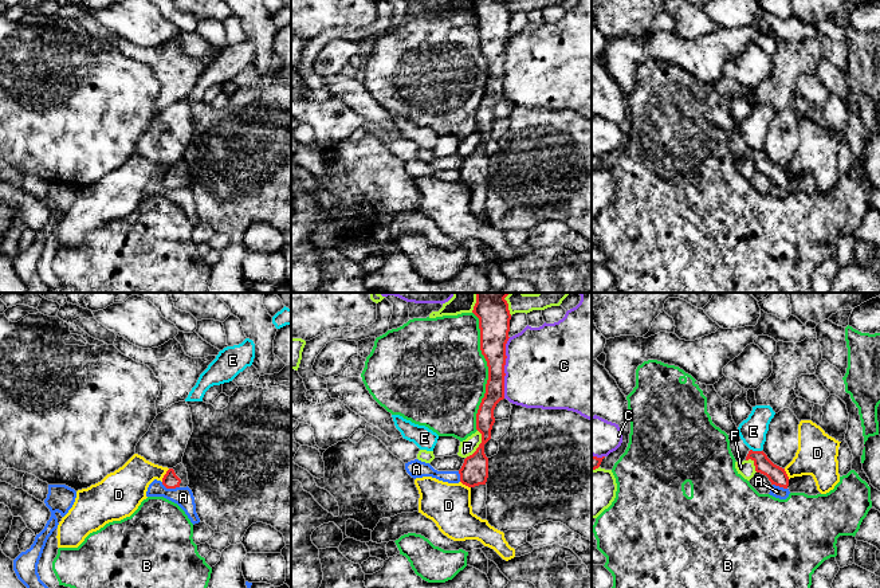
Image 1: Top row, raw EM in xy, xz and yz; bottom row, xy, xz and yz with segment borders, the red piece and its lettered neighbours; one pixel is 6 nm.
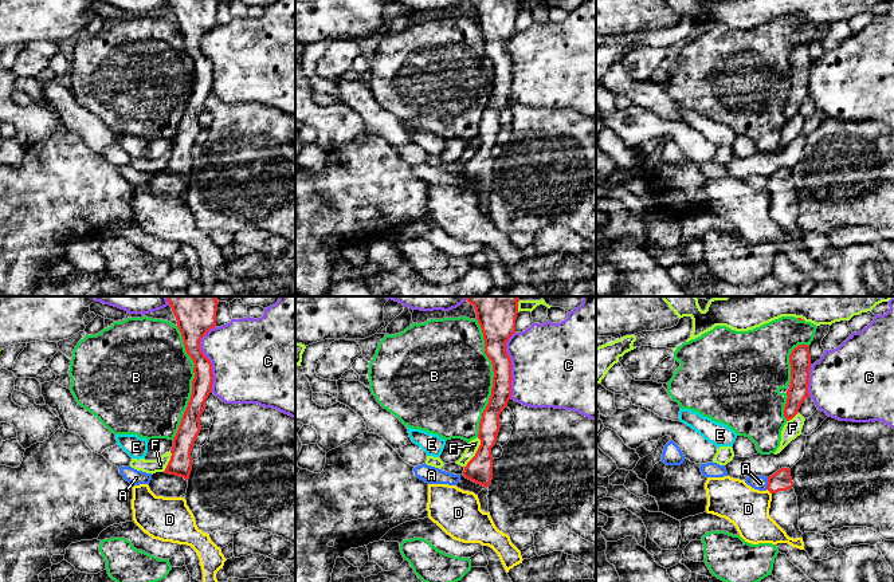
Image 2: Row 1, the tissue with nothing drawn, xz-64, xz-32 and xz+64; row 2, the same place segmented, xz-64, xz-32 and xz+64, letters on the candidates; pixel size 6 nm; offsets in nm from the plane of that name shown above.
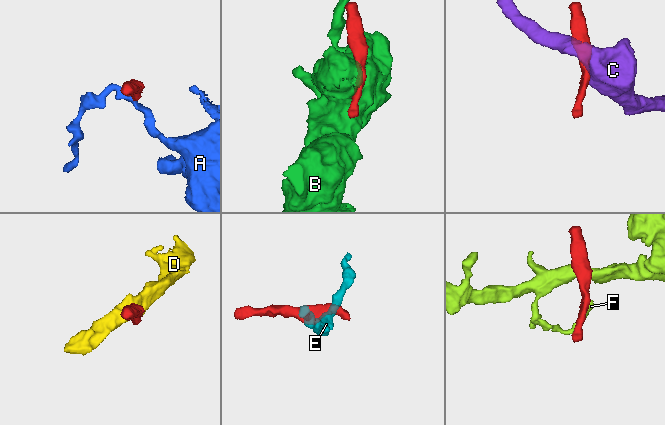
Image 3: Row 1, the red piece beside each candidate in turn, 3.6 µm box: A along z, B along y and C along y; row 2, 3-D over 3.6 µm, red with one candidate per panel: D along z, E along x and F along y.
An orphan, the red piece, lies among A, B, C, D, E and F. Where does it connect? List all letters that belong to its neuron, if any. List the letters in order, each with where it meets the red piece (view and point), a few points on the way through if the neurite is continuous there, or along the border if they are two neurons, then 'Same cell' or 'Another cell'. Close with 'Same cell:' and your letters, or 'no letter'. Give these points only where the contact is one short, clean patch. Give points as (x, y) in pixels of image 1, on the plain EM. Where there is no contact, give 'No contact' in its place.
A: Touches red at xy (171, 187). Boundary: xy (161, 181), (167, 187), (179, 187). Another cell
B: Touches red at xz (488, 70). Another cell
C: Touches red at xz (503, 67). Another cell
D: Touches red at xy (164, 175). Boundary: xy (169, 168), (161, 180). Another cell
E: Touches red at yz (755, 151). Boundary: yz (750, 148), (761, 151). Another cell
F: Touches red at xz (479, 144). Another cell
Same cell: no letter

